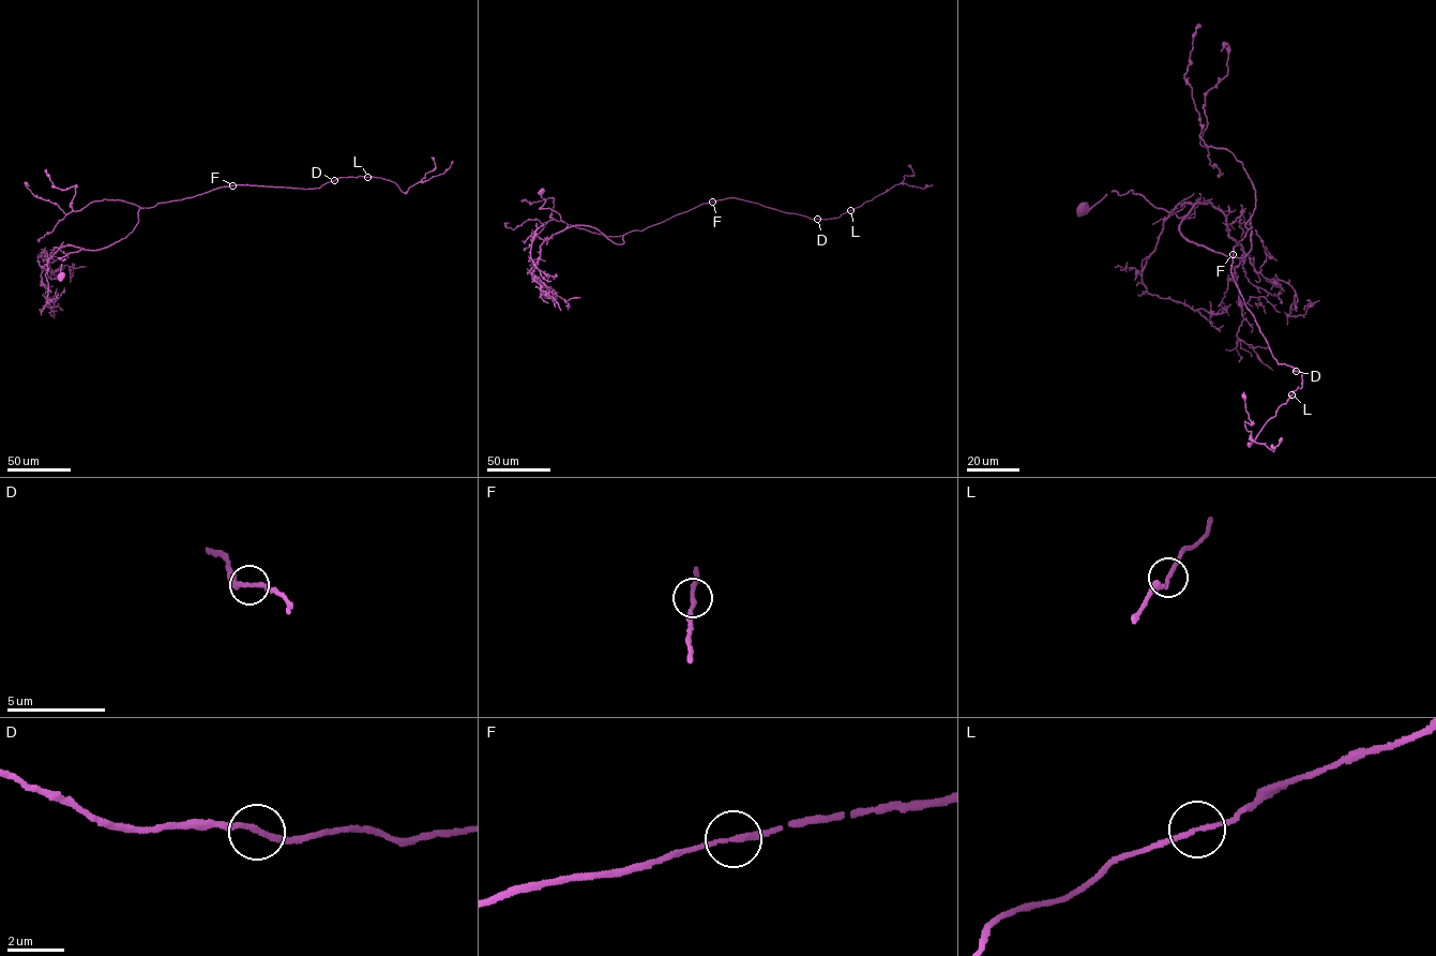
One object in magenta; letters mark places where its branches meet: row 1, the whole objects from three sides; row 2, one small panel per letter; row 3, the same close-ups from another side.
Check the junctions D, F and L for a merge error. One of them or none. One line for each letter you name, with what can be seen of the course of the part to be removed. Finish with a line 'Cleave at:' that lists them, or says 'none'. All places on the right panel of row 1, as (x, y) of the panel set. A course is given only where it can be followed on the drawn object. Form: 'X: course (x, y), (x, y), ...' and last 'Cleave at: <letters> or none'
Cleave at: none

